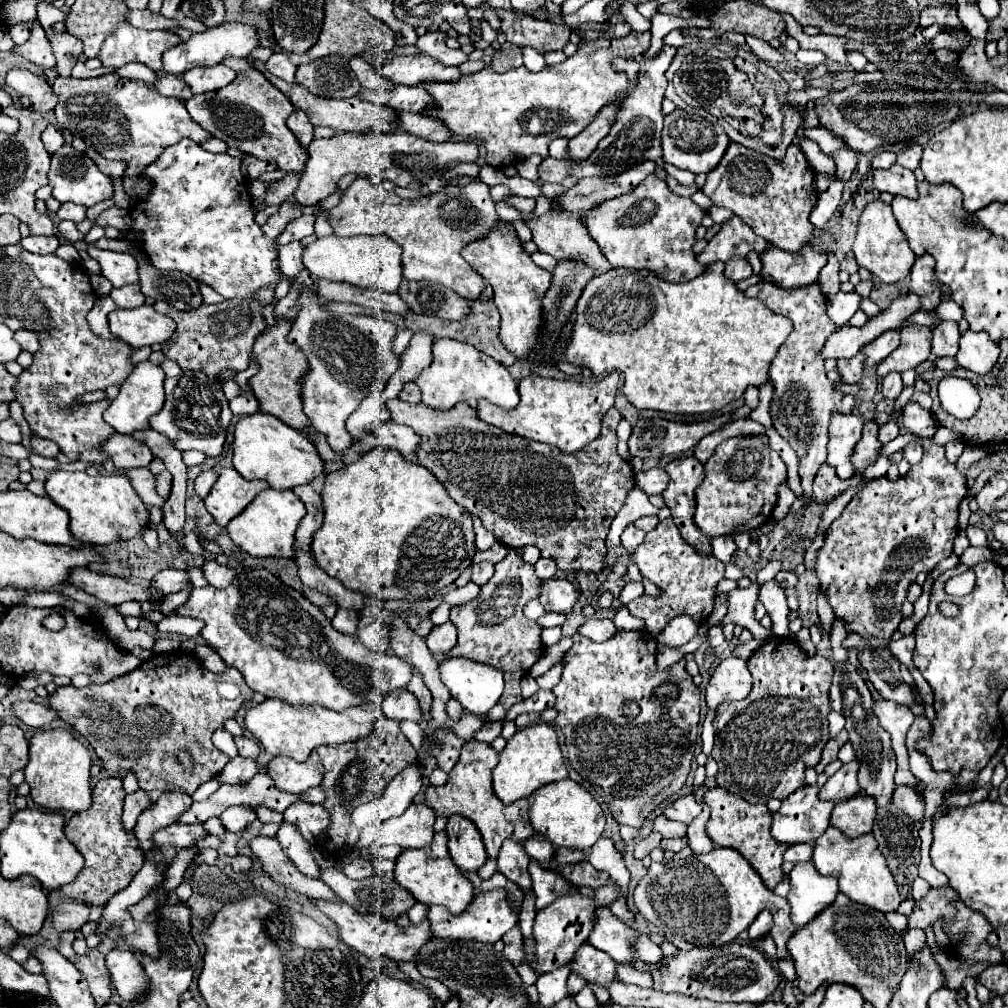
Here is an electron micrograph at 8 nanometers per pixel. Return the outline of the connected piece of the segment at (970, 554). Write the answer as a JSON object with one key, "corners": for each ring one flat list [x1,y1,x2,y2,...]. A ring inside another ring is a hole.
{"corners":[[968,547,962,555,960,555,960,563,964,563,964,565,968,565,968,567,972,567,972,565,976,565,976,563,982,563,982,561,992,561,992,553,990,553,990,549,986,549,986,547]]}

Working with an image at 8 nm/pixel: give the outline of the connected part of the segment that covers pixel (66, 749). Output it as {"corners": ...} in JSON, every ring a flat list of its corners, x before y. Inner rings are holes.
{"corners":[[68,729,36,731,30,739,30,761,24,767,26,783,30,785,32,799,46,809,66,809,72,813,90,809,90,767,92,759,88,749]]}

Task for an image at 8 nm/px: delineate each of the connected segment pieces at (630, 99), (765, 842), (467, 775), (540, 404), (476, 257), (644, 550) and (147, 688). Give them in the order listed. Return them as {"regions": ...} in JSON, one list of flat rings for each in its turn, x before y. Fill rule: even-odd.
{"regions":[[[664,45,662,53,658,57,642,61,640,81,638,81,636,89,624,99,622,109,618,111,616,123,612,125,610,133,600,141,596,151,588,159,584,159,584,161,574,161,574,159,568,161,568,159,548,157,538,167,540,179,544,183,562,183,564,179,570,179,570,177,576,177,576,179,594,177,594,175,614,177,614,175,620,175,620,173,628,171,634,163,640,163,644,159,644,155,654,155,654,159,660,159,662,157,660,133,662,133,662,121,664,121,662,99,664,99,664,91,666,91,664,71,668,69,674,53,676,53,676,47]],[[714,787,704,793,704,803,712,809,712,815,706,823,708,837,718,847,732,847,736,849,754,869,756,873,766,881,768,889,774,889,782,879,782,855,786,851,786,845,776,843,776,839,770,835,770,811,766,805,752,805,744,801,742,797,736,797,728,793,726,789]],[[468,741,462,747,458,763,452,767,448,773,448,783,446,785,428,785,426,789,426,805,434,809,436,815,464,815,466,819,474,821,478,825,478,831,482,835,482,841,486,845,486,853,490,859,498,857,498,851,502,847,502,841,506,839,516,839,516,841,526,841,532,837,536,831,532,829,528,809,530,803,528,799,520,799,514,803,514,807,506,807,492,791,492,769,498,763,498,751,490,743,480,743,480,741]],[[610,373,596,381,558,381,542,377,524,377,520,381,520,403,512,411,504,411,490,401,478,401,478,415,500,427,506,433,514,433,532,441,558,445,564,455,576,453,584,445,592,443,600,435,600,421,604,413,614,405,618,389,618,373]],[[498,221,496,225,490,227,490,231,480,237,480,239,474,239,472,243,468,243,464,249,462,249,462,257,484,277,486,283,492,285,494,289,494,305,498,307,500,315,502,315,502,321,500,321,500,339,502,343,508,347,508,351,512,351,516,355,516,359,526,359,538,339,538,327,542,323,542,317,540,317,540,301,542,301,542,293,548,291,550,287,550,271,538,267,530,255,524,251,522,247,522,241,518,239,516,235,516,229,510,221]],[[672,519,660,521,654,531,646,533,646,539,630,555,630,561,638,565,642,577,664,591,656,598,643,594,626,605,633,616,642,617,646,621,648,631,656,633,664,629,670,619,679,615,690,615,696,623,708,619,714,607,714,589,718,581,724,579,724,563,716,557,700,557,700,553,696,553,696,549,680,537,680,531]],[[186,651,160,653,144,661,138,669,130,671,128,675,116,677,110,683,88,685,82,689,74,685,58,687,56,693,50,695,50,707,56,707,60,717,88,739,96,755,102,759,108,775,124,777,128,771,136,773,140,787,150,793,152,801,156,801,156,797,164,789,180,789,192,795,202,783,212,779,212,773,222,771,222,767,228,763,230,757,212,745,210,735,214,729,220,729,228,717,234,717,244,701,254,697,254,691,244,683,244,679,240,679,242,675,238,675,238,681,234,679,232,673,238,673,236,669,228,667,226,673,222,675,210,673,204,667,200,667,196,659,190,659,190,657,194,655],[172,749,188,749,196,765,200,765,200,769,194,769,192,773,186,773,184,769,180,769,180,765,176,765,176,757,172,757]]]}

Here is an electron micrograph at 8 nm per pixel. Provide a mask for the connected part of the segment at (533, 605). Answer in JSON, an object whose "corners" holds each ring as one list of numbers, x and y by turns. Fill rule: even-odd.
{"corners":[[532,599,532,601,524,607,524,615,526,615,528,619,532,619,532,621,536,621,542,613,546,613,546,611,544,611,544,607,540,605,538,599]]}

